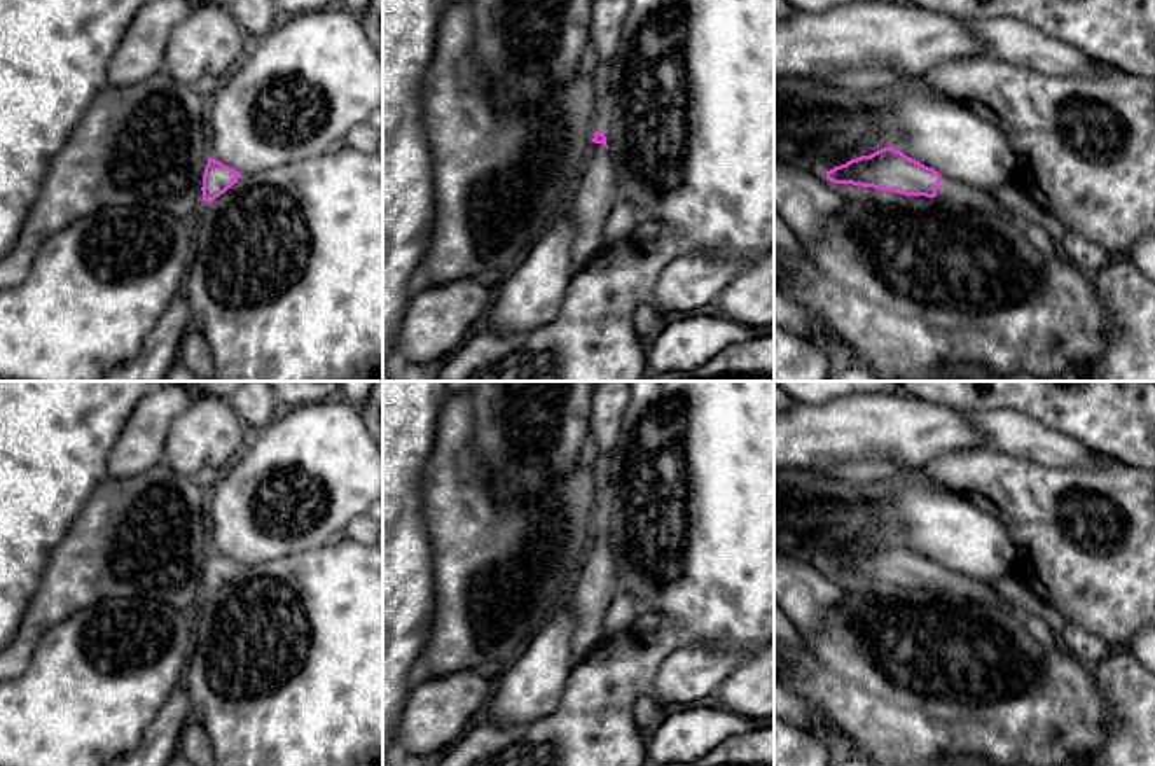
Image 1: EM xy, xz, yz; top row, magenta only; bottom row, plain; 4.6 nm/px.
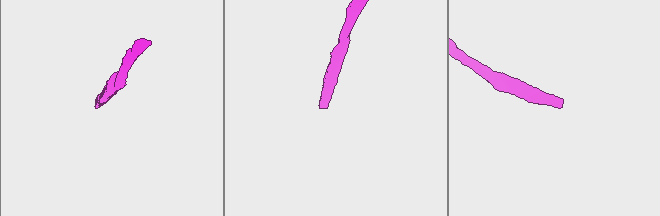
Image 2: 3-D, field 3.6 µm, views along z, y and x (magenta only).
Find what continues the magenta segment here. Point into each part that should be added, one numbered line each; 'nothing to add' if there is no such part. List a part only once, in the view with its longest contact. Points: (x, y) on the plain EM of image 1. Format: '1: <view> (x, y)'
1: yz (951, 583)

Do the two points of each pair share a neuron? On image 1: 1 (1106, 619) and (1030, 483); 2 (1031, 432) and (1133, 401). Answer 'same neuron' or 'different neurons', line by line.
1: same neuron
2: different neurons

